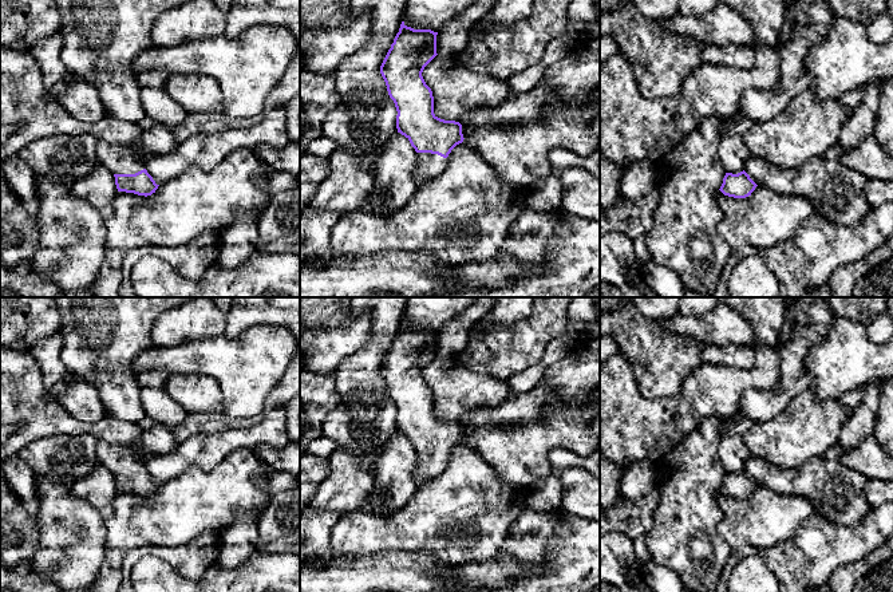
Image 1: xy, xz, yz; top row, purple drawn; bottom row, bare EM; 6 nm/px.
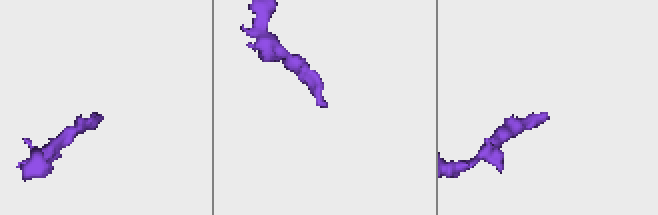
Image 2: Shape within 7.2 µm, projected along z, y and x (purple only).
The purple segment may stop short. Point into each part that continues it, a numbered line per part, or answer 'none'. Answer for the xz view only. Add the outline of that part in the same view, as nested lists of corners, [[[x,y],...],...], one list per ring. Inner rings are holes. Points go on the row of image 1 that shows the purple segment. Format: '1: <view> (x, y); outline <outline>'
1: xz (429, 166); outline [[[418,153],[414,178],[423,185],[436,178],[447,166],[447,158],[431,153]]]

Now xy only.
1: xy (157, 141); outline [[[157,125],[145,130],[135,146],[114,146],[98,142],[98,165],[104,166],[114,174],[135,174],[146,167],[143,155],[163,155],[174,151],[179,143],[171,129]]]

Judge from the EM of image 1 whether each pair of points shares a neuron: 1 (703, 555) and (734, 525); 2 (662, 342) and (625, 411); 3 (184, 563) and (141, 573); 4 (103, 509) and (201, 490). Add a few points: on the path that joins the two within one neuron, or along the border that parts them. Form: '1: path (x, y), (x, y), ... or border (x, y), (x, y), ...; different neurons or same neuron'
1: border (718, 506), (722, 513), (718, 533), (733, 549); different neurons
2: border (625, 358), (643, 395), (668, 398); different neurons
3: border (139, 559), (158, 556), (185, 577); different neurons
4: border (119, 492), (114, 498), (113, 513), (105, 520); different neurons

